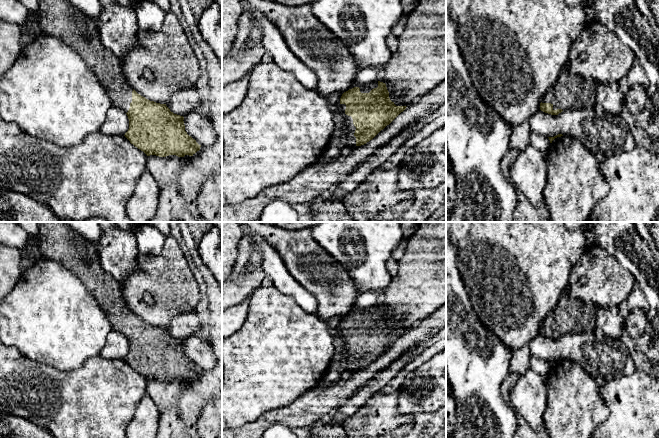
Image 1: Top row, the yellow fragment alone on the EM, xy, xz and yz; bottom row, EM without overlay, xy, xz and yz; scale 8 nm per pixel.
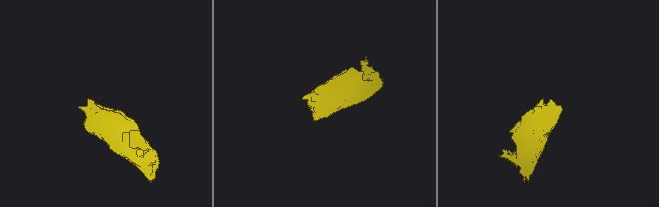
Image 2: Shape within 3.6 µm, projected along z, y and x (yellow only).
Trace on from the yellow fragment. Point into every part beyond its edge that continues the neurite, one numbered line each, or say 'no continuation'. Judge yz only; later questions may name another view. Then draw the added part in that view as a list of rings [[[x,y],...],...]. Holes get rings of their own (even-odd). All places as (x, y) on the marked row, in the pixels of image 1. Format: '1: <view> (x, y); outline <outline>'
1: yz (570, 91); outline [[[568,63],[563,67],[558,80],[542,99],[542,103],[551,103],[553,110],[592,109],[596,105],[594,81],[571,74]]]

